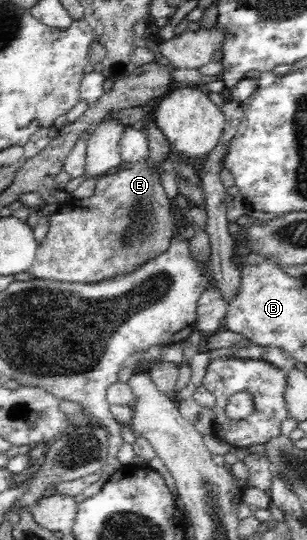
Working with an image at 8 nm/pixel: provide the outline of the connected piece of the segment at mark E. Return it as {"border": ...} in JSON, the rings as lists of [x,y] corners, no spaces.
{"border":[[[152,116],[142,122],[142,133],[149,145],[144,160],[134,164],[121,162],[118,172],[114,170],[114,174],[102,176],[96,182],[92,196],[72,197],[51,215],[48,235],[28,270],[32,278],[98,284],[114,276],[128,275],[171,248],[179,229],[172,212],[172,200],[160,182],[160,174],[164,172],[160,162],[168,158],[172,144]]]}

